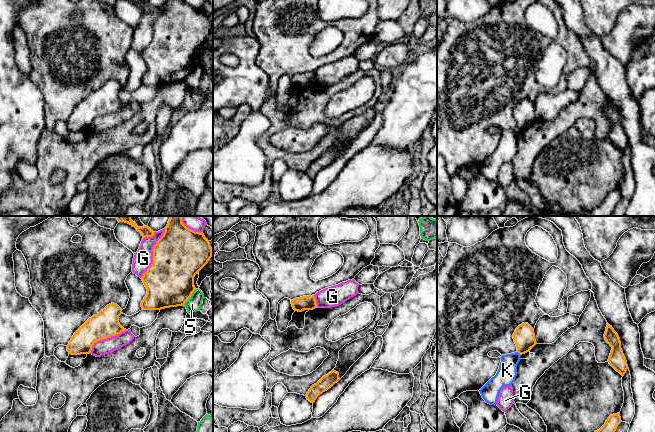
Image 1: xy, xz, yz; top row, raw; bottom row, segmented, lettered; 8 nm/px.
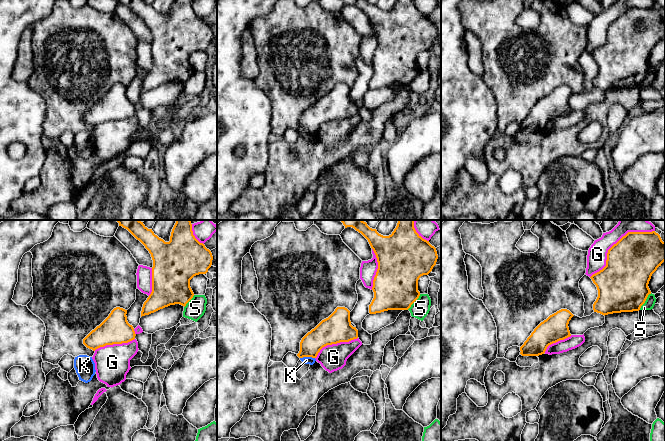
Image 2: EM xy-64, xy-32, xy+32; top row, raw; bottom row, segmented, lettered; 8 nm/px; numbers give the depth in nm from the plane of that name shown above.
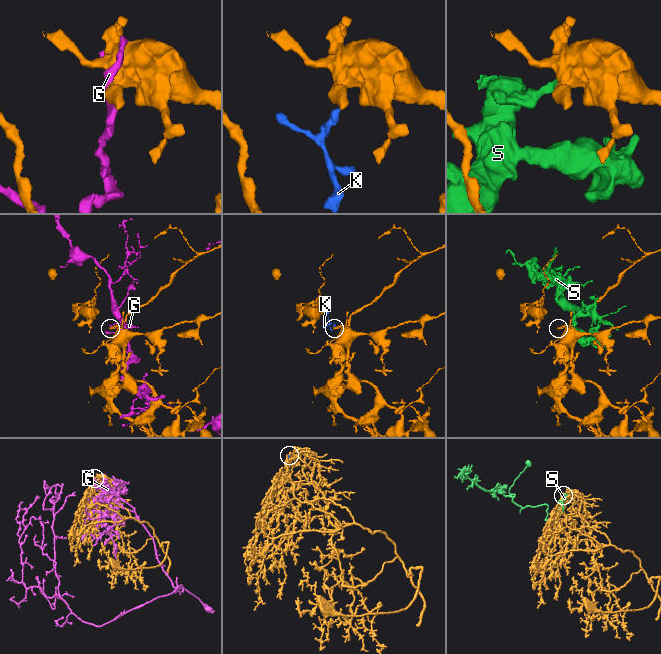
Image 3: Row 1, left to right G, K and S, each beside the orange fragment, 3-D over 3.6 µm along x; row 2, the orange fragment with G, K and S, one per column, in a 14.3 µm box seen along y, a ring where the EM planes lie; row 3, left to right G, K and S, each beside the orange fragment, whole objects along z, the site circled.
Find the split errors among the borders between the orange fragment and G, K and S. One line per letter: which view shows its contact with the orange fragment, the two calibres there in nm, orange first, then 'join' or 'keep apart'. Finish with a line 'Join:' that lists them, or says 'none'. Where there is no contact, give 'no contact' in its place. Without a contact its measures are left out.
G: meets orange in xy; 400 nm thick on the orange side, 160 nm on the other; keep apart
K: meets orange in yz; 170 nm thick on the orange side, 160 nm on the other; keep apart
S: meets orange in xy; 380 nm thick on the orange side, 120 nm on the other; keep apart
Join: none

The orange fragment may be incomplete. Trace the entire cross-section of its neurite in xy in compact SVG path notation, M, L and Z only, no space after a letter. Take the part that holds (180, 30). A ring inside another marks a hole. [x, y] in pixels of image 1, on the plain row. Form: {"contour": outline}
{"contour": "M167 0L152 27L153 39L141 54L147 65L142 85L184 81L196 66L195 51L212 33L209 17L184 0Z"}

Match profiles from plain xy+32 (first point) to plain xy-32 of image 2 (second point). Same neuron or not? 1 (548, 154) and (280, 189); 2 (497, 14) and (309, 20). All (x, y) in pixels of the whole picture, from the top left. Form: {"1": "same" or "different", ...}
{"1": "same", "2": "same"}

